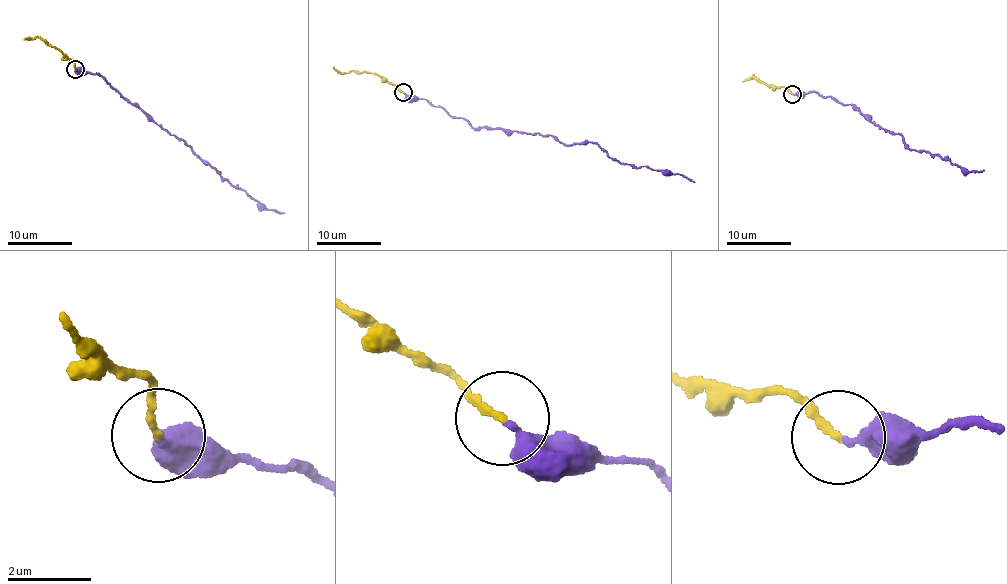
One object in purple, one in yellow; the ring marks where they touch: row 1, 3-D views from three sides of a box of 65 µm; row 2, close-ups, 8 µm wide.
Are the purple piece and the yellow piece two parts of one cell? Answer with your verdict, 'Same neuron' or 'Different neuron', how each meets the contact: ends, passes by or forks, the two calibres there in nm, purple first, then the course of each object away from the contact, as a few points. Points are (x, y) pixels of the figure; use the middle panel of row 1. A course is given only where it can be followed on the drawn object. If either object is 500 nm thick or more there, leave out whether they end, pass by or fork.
Same neuron. At the ring purple ends. At the ring yellow ends. Thickness 280 nm (purple) against 170 nm. Course of purple: (403, 93), (429, 100), (475, 127), (551, 134), (568, 145), (594, 143), (625, 164), (695, 181). Course of yellow: (403, 92), (366, 71), (336, 72), (333, 66)

